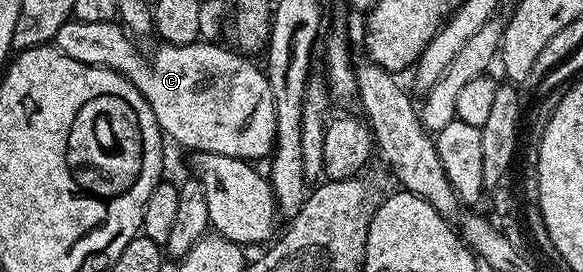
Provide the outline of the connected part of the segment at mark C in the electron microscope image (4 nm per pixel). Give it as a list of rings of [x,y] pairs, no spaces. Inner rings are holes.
[[[73,17],[60,25],[60,33],[56,33],[53,42],[53,46],[72,57],[72,61],[119,71],[146,98],[163,136],[167,140],[175,139],[180,146],[187,147],[187,152],[207,151],[247,161],[259,161],[262,158],[265,160],[273,152],[276,137],[276,109],[272,101],[272,85],[268,85],[265,70],[259,64],[257,67],[253,58],[229,46],[217,47],[218,45],[214,41],[199,41],[188,45],[162,43],[151,53],[149,59],[138,48],[141,46],[117,22],[80,21]]]

